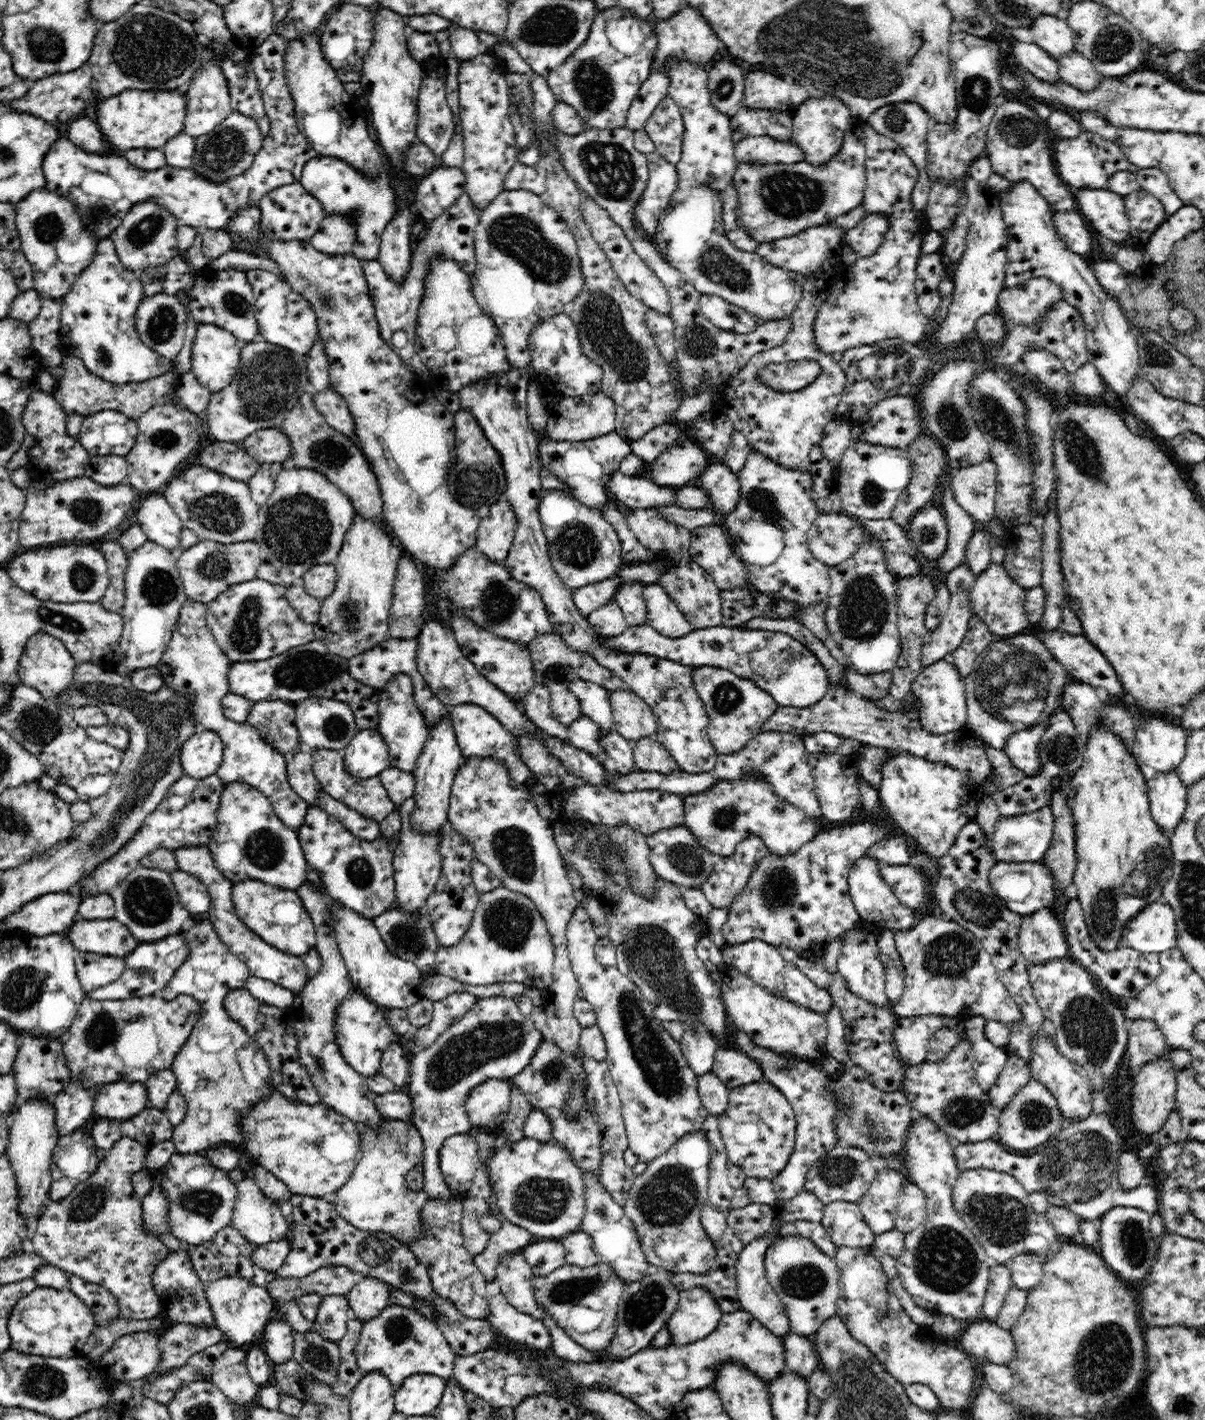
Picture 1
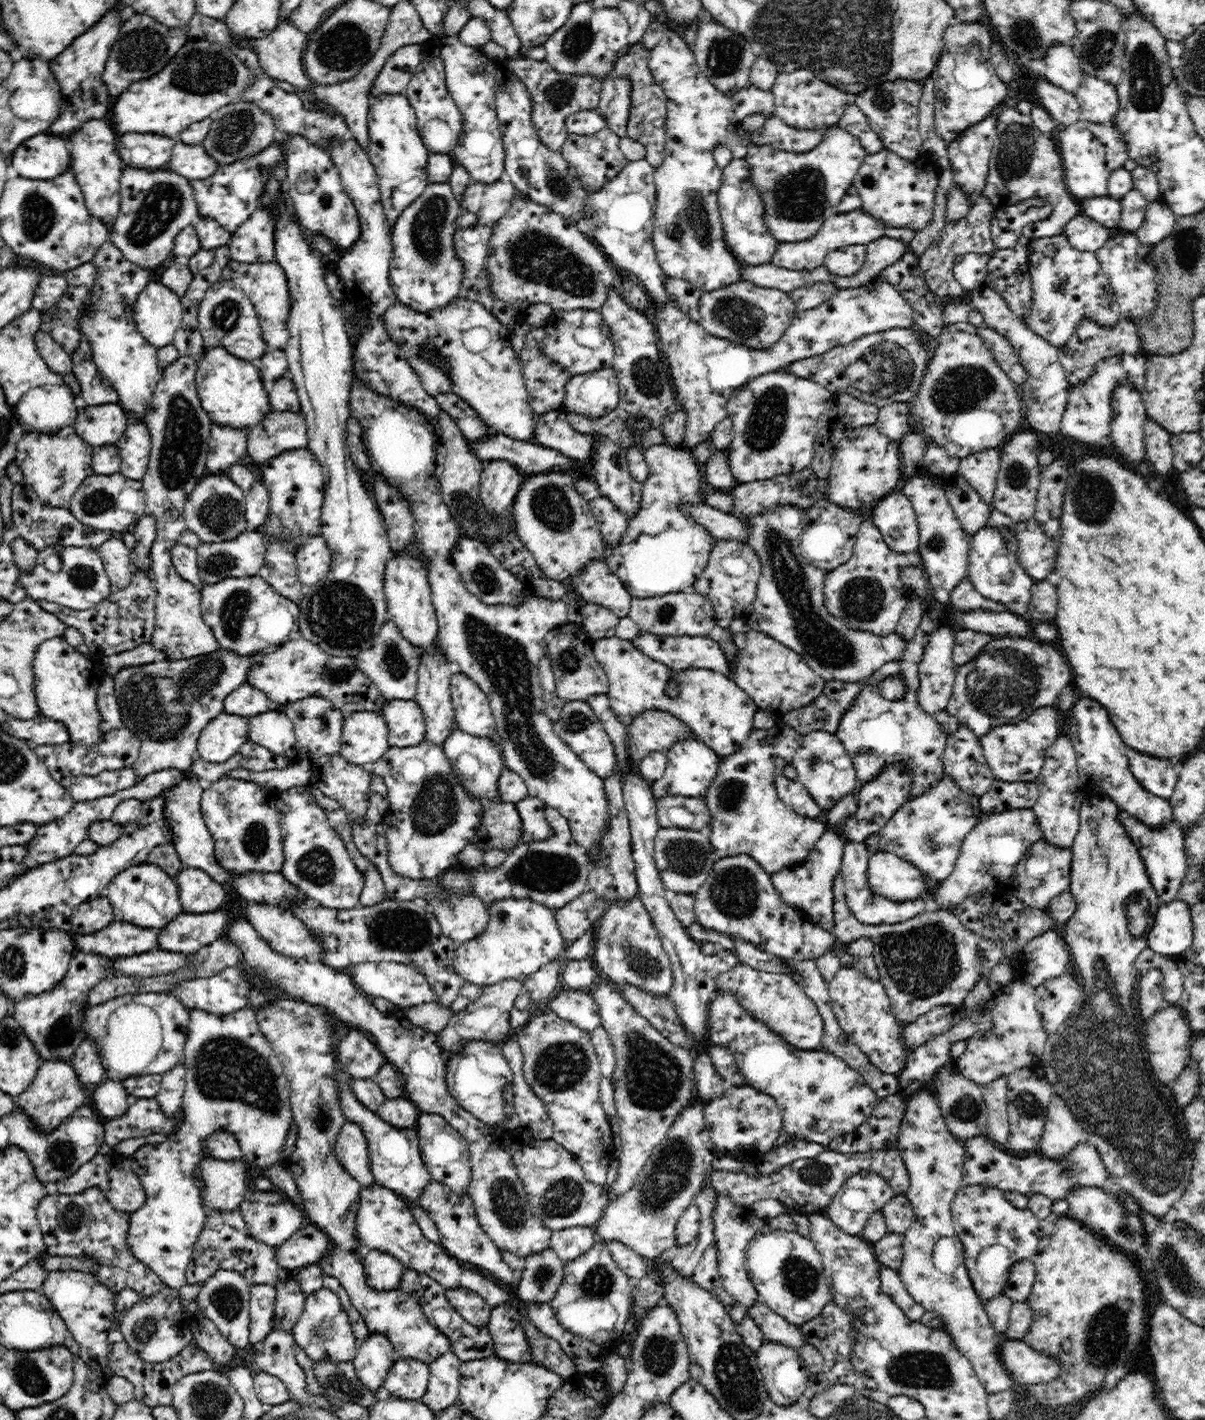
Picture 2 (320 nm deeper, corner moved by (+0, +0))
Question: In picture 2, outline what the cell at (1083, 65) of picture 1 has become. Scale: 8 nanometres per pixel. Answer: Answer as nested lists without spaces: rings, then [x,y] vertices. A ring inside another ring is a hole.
[[[1085,75],[1074,95],[1081,106],[1082,120],[1106,126],[1114,123],[1120,103],[1111,82]]]

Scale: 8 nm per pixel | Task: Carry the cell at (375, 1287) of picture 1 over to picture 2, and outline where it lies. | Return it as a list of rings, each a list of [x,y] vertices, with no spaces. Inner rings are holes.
[[[378,1249],[363,1251],[363,1266],[368,1285],[378,1291],[398,1288],[406,1268],[394,1256]]]

